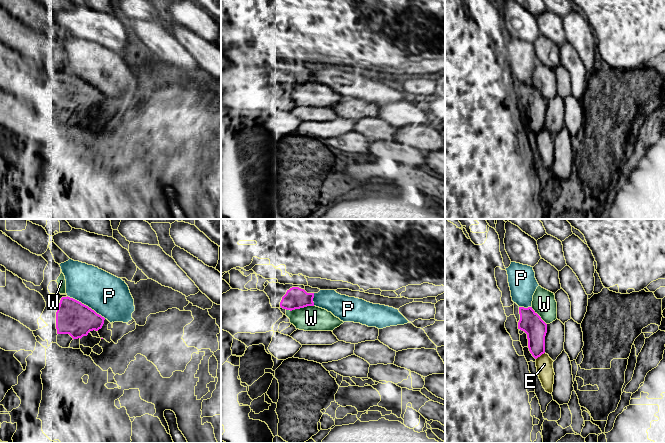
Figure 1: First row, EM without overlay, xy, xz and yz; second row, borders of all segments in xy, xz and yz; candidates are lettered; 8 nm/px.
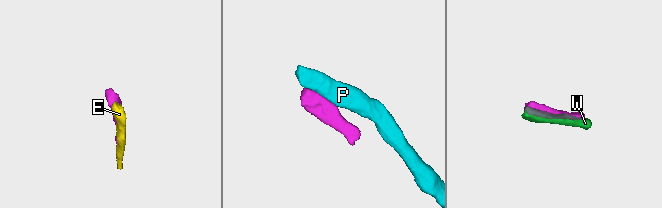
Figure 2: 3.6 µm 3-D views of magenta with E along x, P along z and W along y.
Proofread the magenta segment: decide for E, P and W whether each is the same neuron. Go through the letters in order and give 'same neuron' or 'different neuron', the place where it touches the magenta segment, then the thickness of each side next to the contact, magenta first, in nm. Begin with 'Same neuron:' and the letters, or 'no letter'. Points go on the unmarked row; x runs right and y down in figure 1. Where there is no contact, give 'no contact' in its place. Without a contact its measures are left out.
Same neuron: no letter
E: different neuron; contact yz (540, 131); calibres 170 and 140 nm
P: different neuron; contact xy (85, 81); calibres 280 and 340 nm
W: different neuron; contact xz (299, 84); calibres 180 and 200 nm

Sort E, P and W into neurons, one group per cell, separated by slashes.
E / P / W

